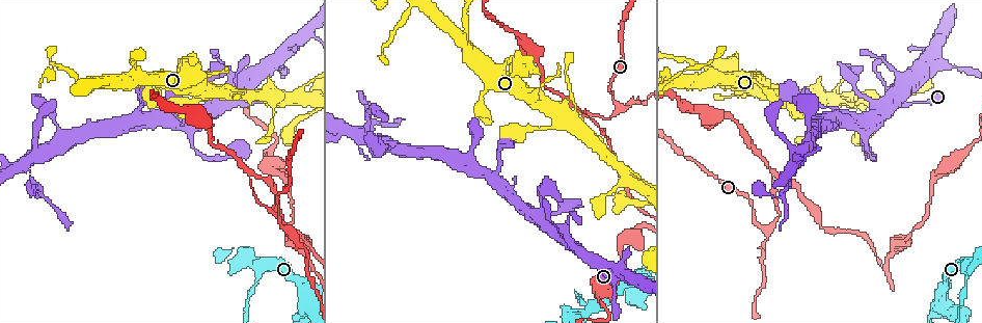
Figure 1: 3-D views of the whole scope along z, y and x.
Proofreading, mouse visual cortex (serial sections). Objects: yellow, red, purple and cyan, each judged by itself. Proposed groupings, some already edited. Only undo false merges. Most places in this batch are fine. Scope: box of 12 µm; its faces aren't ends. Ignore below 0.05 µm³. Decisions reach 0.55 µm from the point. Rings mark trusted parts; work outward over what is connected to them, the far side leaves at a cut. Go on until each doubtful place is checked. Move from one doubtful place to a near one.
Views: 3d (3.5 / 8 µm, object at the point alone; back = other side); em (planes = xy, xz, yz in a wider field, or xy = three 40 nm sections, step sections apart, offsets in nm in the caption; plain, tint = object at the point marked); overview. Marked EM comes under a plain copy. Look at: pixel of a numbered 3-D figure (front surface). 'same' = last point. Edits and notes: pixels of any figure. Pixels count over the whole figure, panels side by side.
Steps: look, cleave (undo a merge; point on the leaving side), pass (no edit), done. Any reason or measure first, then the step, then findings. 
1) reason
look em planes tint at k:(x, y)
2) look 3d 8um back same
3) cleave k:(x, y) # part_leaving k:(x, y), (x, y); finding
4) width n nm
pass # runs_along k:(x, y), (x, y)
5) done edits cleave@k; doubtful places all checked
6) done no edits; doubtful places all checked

arms part here
look 3d 3.5um at 1:(613, 103)

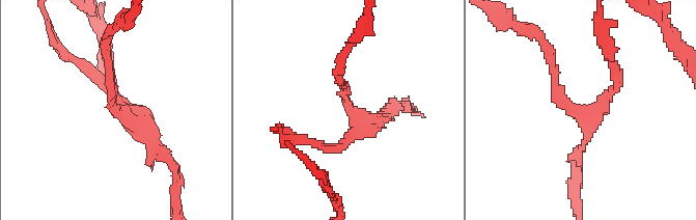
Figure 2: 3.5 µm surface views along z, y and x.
arms 3; arm_widths 150, 150, 150 nm; shape alone is not enough
look em xy step 3 tint at 2:(580, 109)

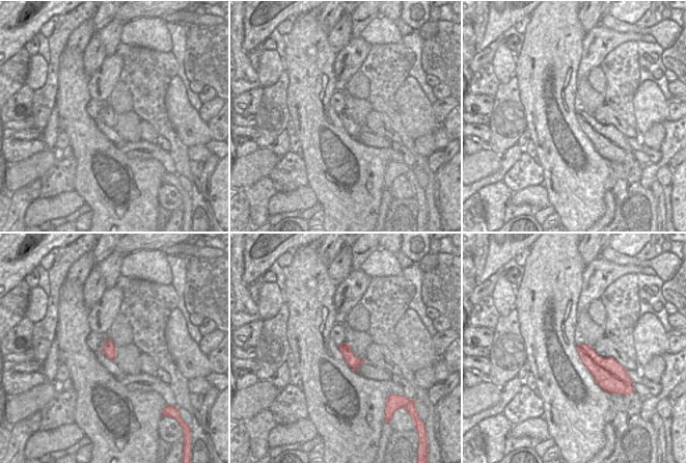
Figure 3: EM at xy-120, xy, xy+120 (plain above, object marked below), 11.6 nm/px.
look em xy step 5 tint same

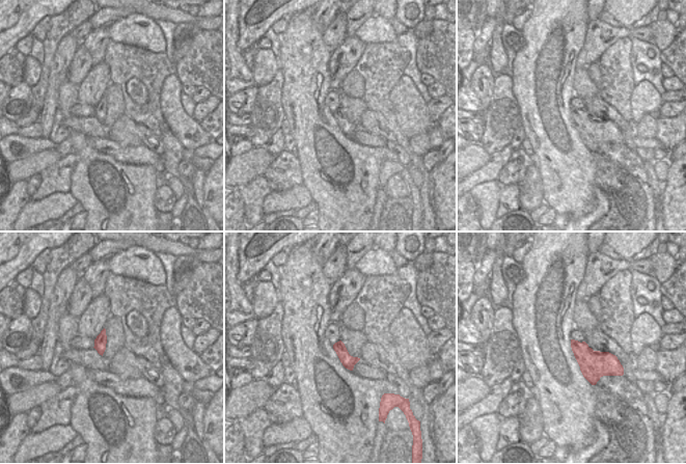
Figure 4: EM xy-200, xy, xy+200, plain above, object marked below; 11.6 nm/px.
pass # runs_along 2:(550, 57), (571, 111), (595, 111), (619, 73); one cell here

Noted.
three-way junction
look 3d 3.5um at 1:(581, 110)

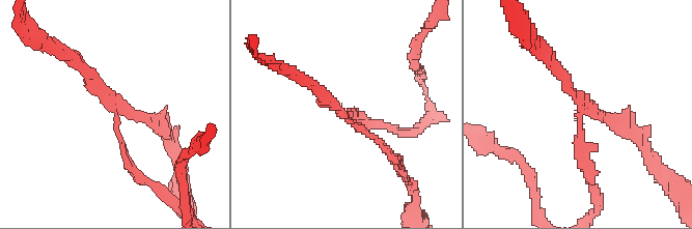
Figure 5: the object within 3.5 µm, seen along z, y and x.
arms 3; arm_widths 150, 150, 200 nm
look em xy step 1 tint at 5:(348, 115)

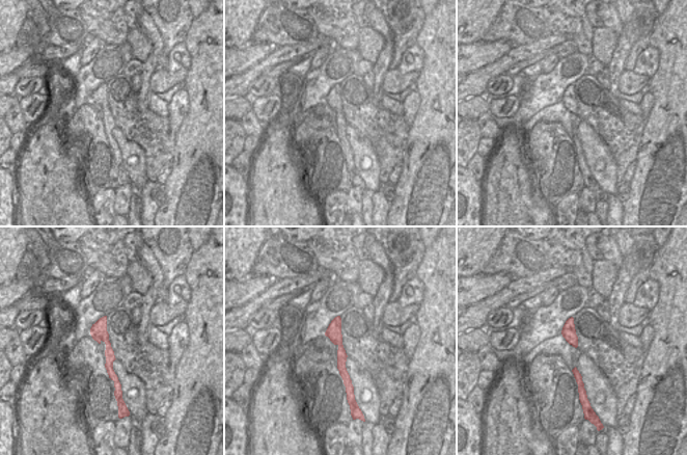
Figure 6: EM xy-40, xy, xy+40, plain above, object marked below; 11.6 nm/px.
another direction
look em planes tint same

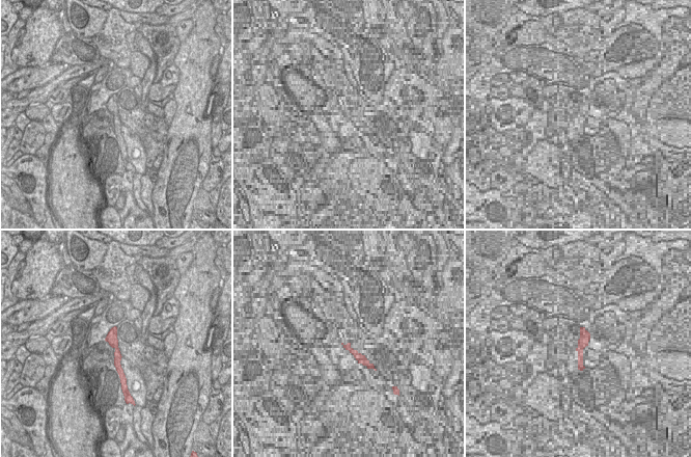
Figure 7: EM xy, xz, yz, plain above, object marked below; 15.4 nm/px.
cleave 5:(276, 63) # part_leaving 5:(347, 115), (282, 67); two cells meet here

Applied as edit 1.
look overview

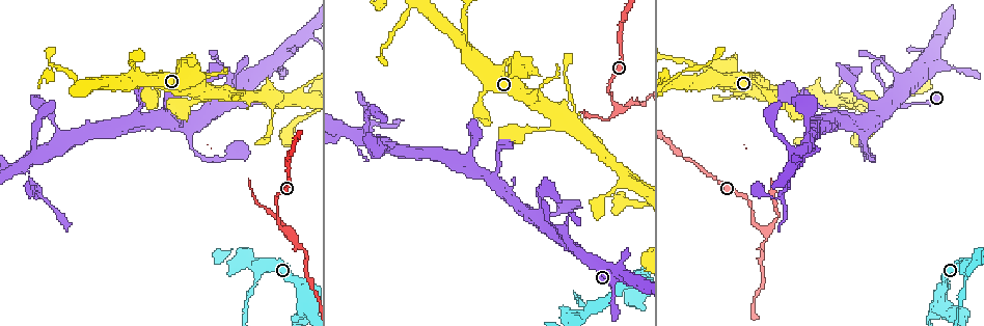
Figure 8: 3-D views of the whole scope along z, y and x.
thin neck
look 3d 8um at 8:(372, 123)

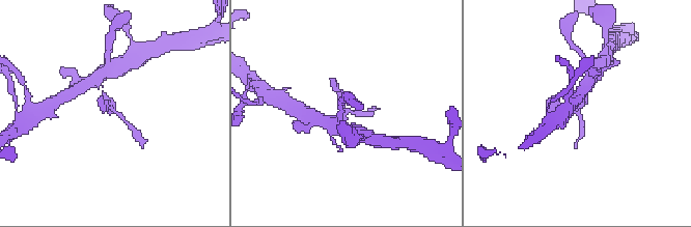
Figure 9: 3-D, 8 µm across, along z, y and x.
look em xy step 5 tint at 9:(581, 107)

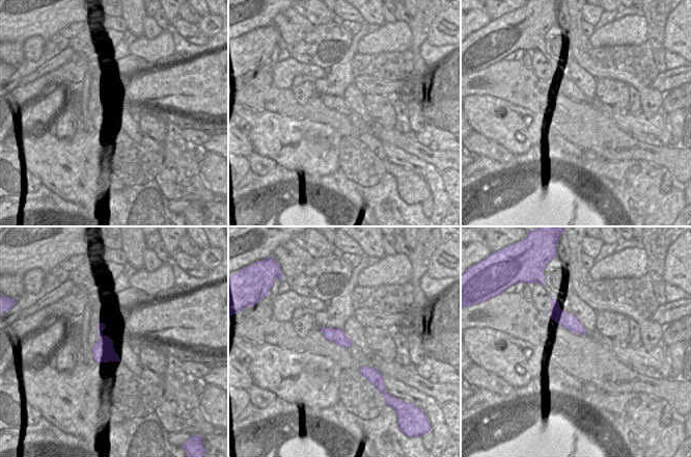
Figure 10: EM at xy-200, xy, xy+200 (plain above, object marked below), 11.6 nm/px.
pass # one cell here

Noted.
done edits cleave@5; doubtful places all checked

